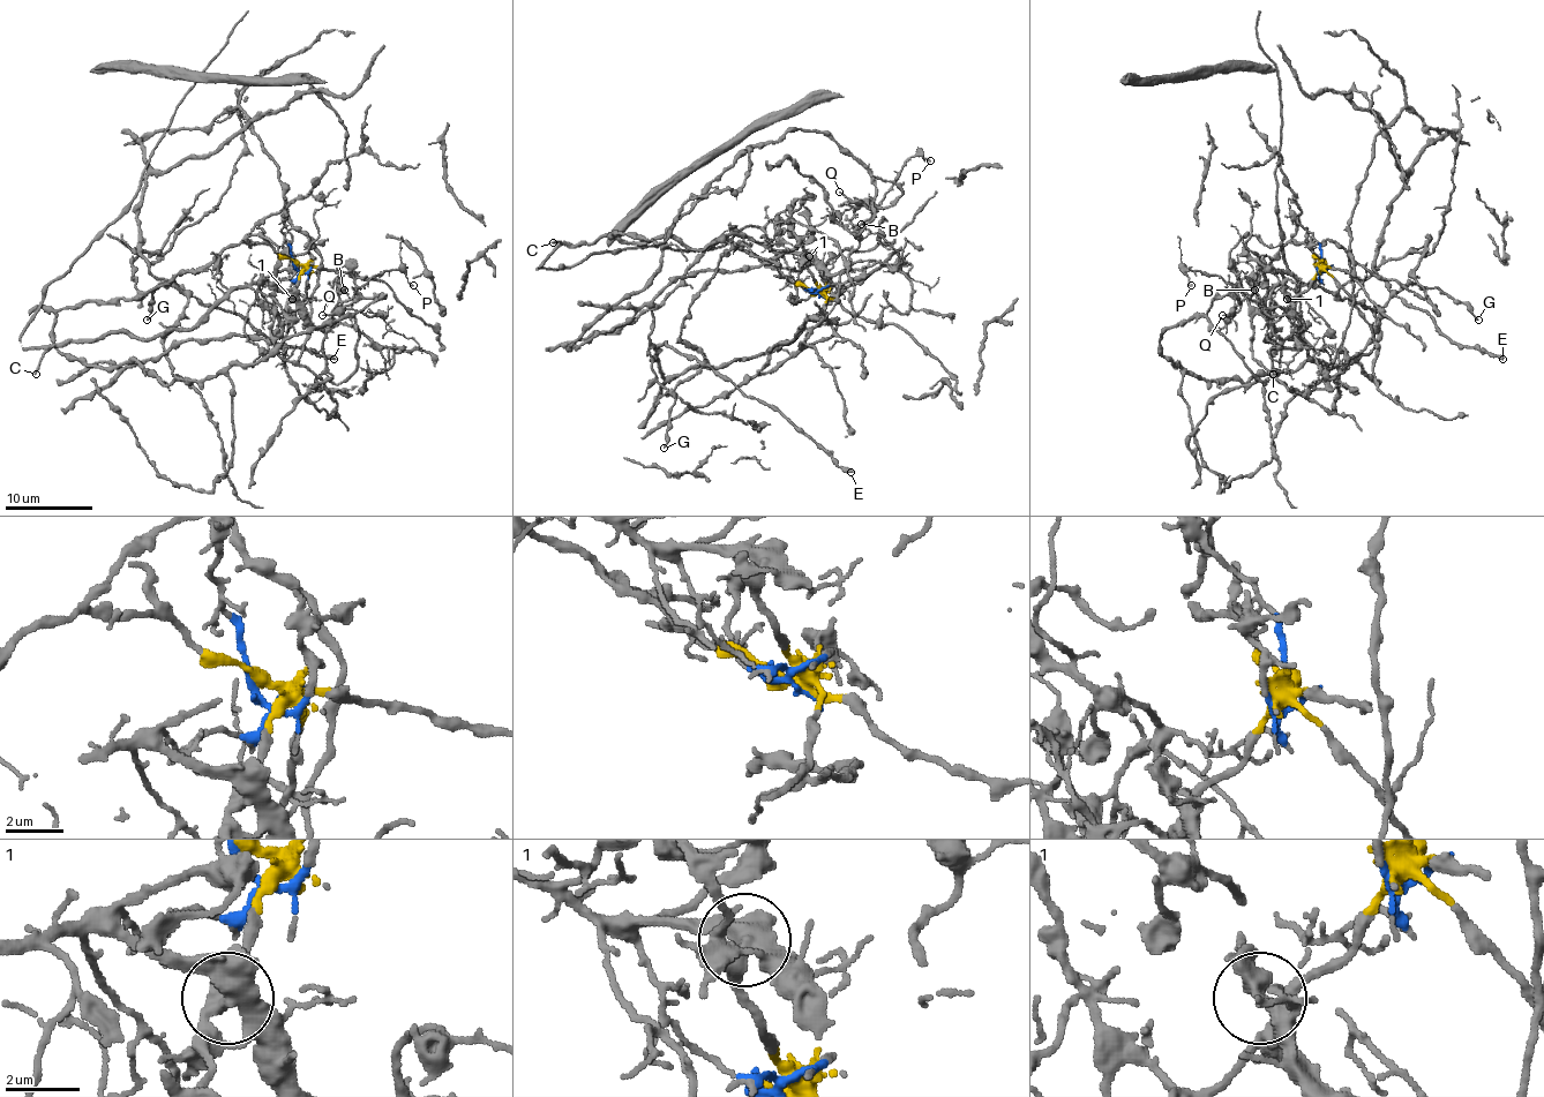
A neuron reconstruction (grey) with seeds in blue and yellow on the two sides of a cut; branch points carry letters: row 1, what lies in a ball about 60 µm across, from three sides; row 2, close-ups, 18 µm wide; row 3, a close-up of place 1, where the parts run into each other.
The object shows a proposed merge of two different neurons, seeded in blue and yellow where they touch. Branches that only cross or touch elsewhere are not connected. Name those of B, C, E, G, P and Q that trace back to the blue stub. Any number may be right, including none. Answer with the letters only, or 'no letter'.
B, C, P

